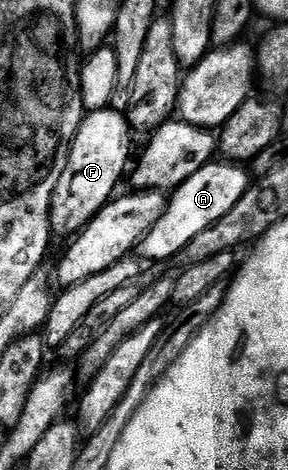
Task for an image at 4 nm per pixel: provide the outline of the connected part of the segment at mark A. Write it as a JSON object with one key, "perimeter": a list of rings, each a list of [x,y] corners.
{"perimeter":[[[210,162],[204,164],[191,178],[172,189],[168,197],[163,214],[155,226],[141,240],[139,252],[142,252],[149,260],[169,260],[177,256],[181,251],[188,249],[203,230],[207,230],[215,222],[219,222],[243,198],[243,194],[249,189],[251,176],[244,172],[242,165],[237,162],[225,162],[217,164]]]}

